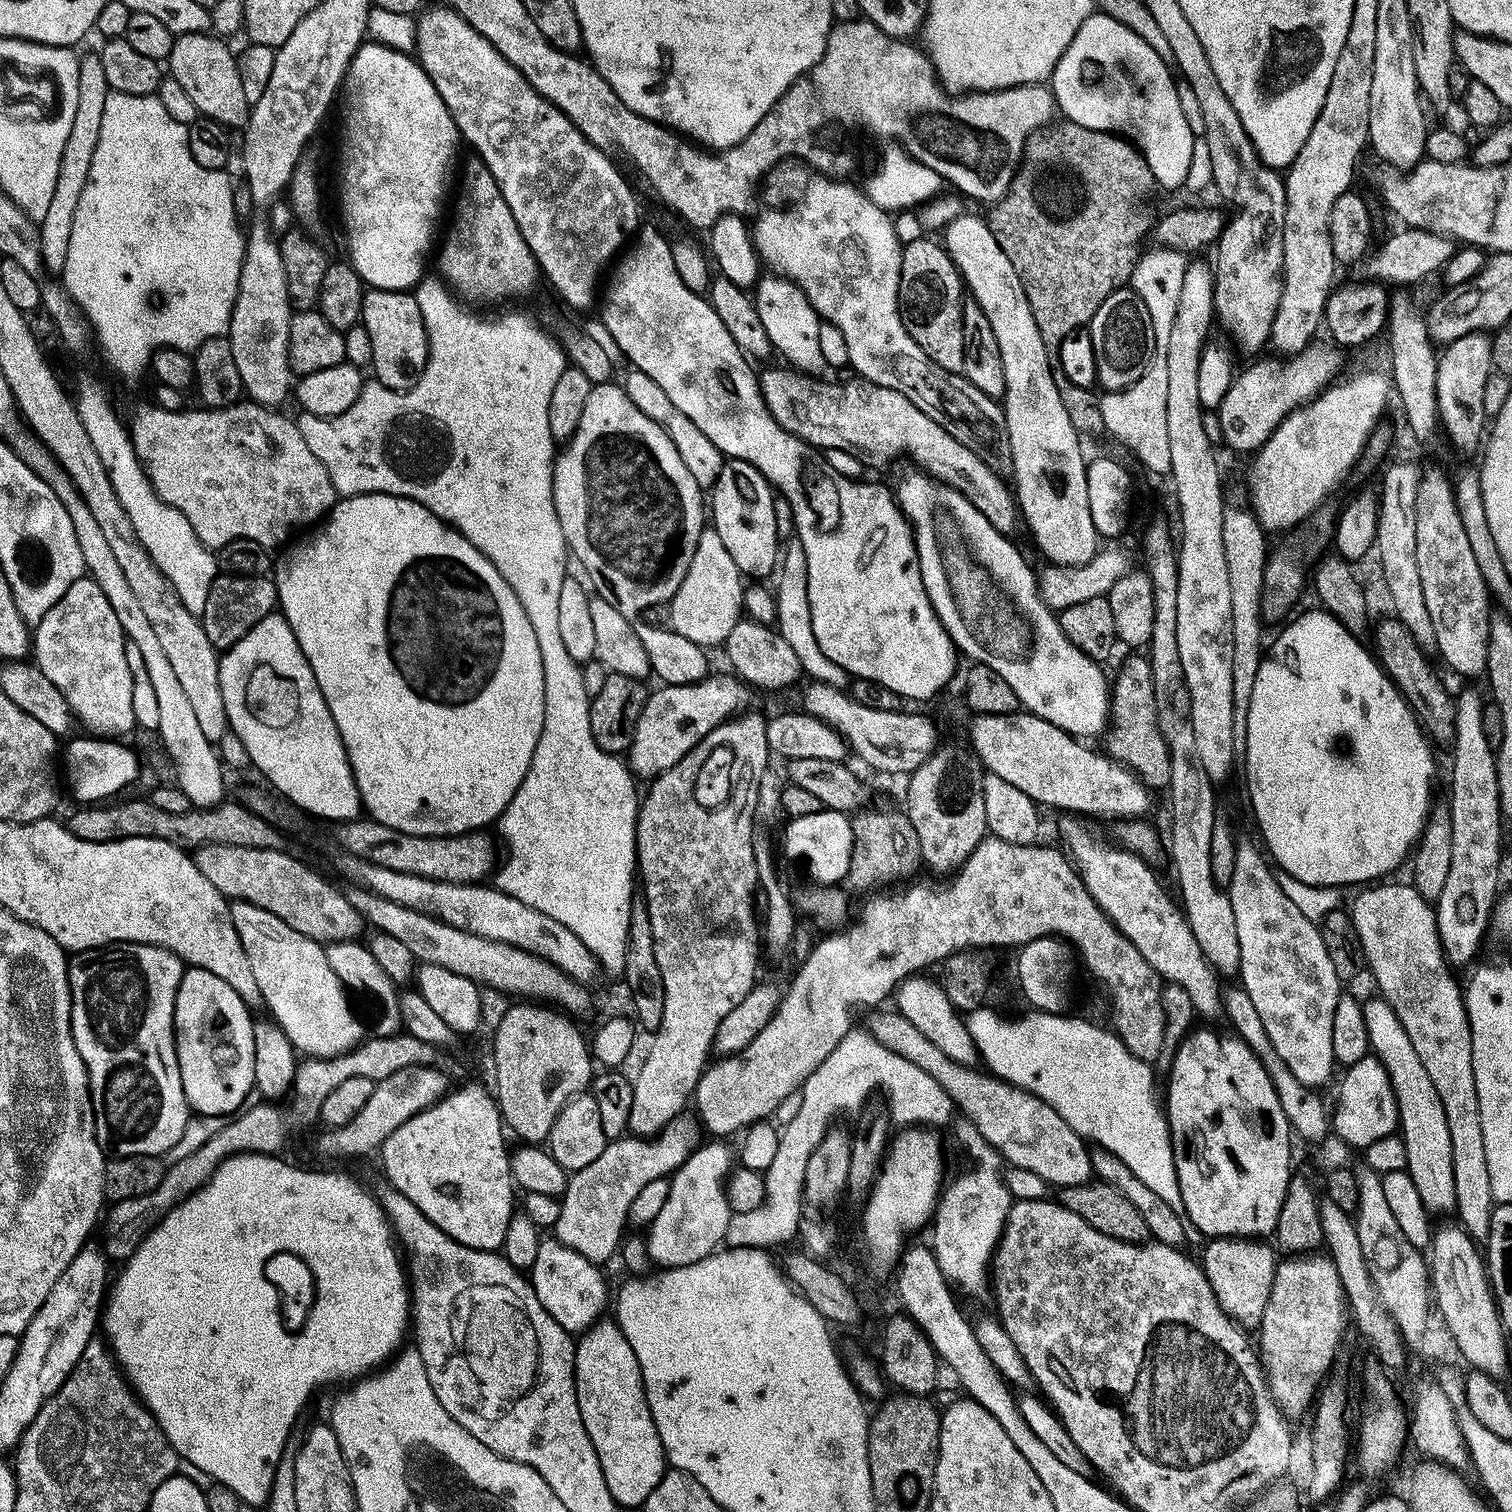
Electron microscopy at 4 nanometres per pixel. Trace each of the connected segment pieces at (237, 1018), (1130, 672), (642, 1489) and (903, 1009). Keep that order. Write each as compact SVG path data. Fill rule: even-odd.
M189 967L176 995L176 1057L188 1107L202 1116L233 1113L254 1088L254 1016L218 974Z
M1131 653L1122 664L1120 672L1115 680L1113 679L1111 694L1110 694L1110 724L1104 736L1104 746L1107 755L1113 760L1124 763L1132 771L1137 773L1137 776L1144 781L1147 786L1154 790L1159 788L1165 789L1169 782L1171 774L1171 752L1168 742L1163 738L1158 724L1158 708L1153 690L1153 674L1152 663L1142 654Z
M612 1318L597 1320L575 1341L575 1346L574 1374L582 1426L586 1426L590 1442L594 1442L594 1454L598 1454L614 1502L624 1510L639 1509L664 1477L666 1457L660 1429L646 1402L638 1358Z
M913 974L900 981L894 993L895 1000L895 1011L914 1022L914 1026L918 1026L918 1030L922 1030L922 1034L942 1050L942 1054L959 1064L976 1066L981 1063L980 1051L974 1046L974 1038L970 1038L965 1017L956 1011L950 998L946 998L943 983L936 981L935 984L928 974Z

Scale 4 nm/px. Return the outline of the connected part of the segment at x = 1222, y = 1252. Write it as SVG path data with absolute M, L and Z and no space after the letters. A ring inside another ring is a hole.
M1213 1236L1207 1243L1204 1248L1202 1267L1214 1290L1214 1298L1218 1298L1218 1306L1222 1306L1225 1314L1245 1329L1255 1329L1262 1318L1266 1302L1269 1301L1271 1284L1274 1282L1278 1263L1277 1249L1263 1239L1246 1236Z

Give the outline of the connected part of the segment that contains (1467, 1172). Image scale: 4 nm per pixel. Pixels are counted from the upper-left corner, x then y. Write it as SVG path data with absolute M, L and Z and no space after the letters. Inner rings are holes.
M1380 882L1375 886L1365 887L1352 900L1352 908L1350 907L1351 921L1357 936L1360 939L1360 948L1363 952L1363 959L1366 961L1366 968L1372 971L1372 976L1376 979L1376 984L1380 987L1379 995L1383 997L1394 1010L1398 1020L1402 1024L1402 1028L1406 1030L1406 1035L1410 1038L1410 1043L1414 1045L1414 1051L1417 1052L1422 1060L1423 1066L1430 1074L1430 1079L1434 1082L1435 1089L1438 1090L1439 1097L1442 1098L1443 1109L1446 1110L1446 1120L1449 1122L1451 1147L1453 1150L1453 1166L1454 1166L1454 1192L1456 1194L1455 1213L1460 1214L1459 1223L1465 1232L1477 1242L1487 1241L1488 1231L1492 1225L1492 1210L1494 1201L1492 1199L1492 1191L1490 1190L1490 1170L1486 1167L1486 1145L1482 1139L1482 1110L1478 1110L1478 1086L1474 1086L1474 1054L1472 1053L1472 1027L1468 1021L1468 1008L1464 1004L1464 993L1462 984L1456 981L1453 969L1448 963L1448 959L1444 954L1443 944L1439 938L1439 930L1436 925L1436 909L1429 901L1424 900L1422 894L1413 887L1411 883L1406 884L1388 884L1392 882Z

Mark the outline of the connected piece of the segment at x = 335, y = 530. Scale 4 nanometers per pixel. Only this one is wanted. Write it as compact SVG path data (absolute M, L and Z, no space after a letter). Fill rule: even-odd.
M373 492L367 496L337 499L322 522L304 535L308 534L297 544L289 543L283 549L284 557L275 561L276 598L279 611L288 619L290 630L294 630L294 638L298 638L298 646L302 646L302 654L306 654L310 670L314 670L314 678L318 678L318 686L330 706L344 749L348 751L363 811L371 819L394 826L394 830L419 836L460 836L464 832L487 829L491 820L492 823L499 821L510 798L514 798L518 786L522 786L522 778L526 778L526 770L530 770L542 734L542 653L522 602L500 571L465 536L407 496L383 496L381 492Z

